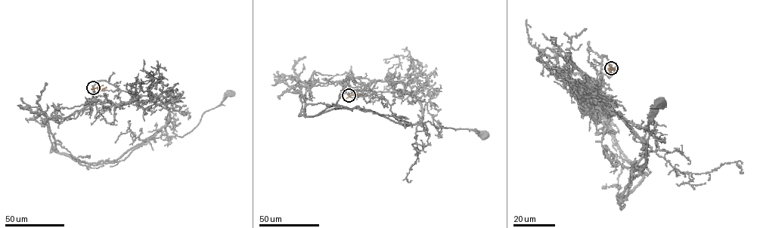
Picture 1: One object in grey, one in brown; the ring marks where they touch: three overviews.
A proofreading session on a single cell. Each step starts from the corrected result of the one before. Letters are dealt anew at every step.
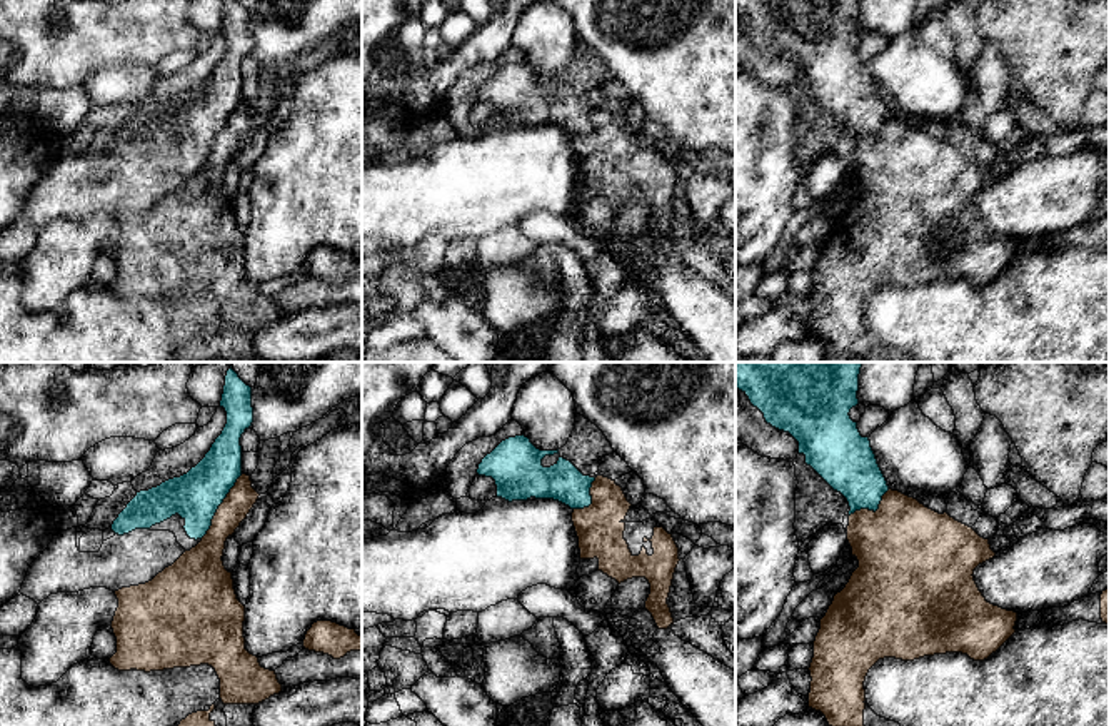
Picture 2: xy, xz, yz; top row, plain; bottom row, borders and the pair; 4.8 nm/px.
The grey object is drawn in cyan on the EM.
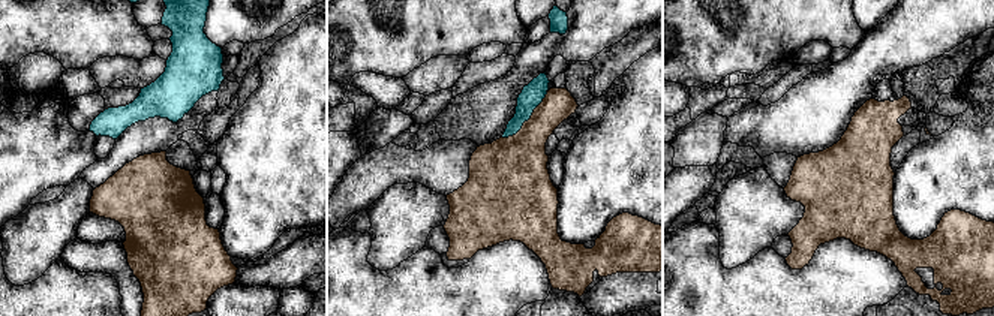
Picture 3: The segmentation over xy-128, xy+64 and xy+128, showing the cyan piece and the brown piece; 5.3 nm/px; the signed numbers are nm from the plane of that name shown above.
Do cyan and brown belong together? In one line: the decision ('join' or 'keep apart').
keep apart

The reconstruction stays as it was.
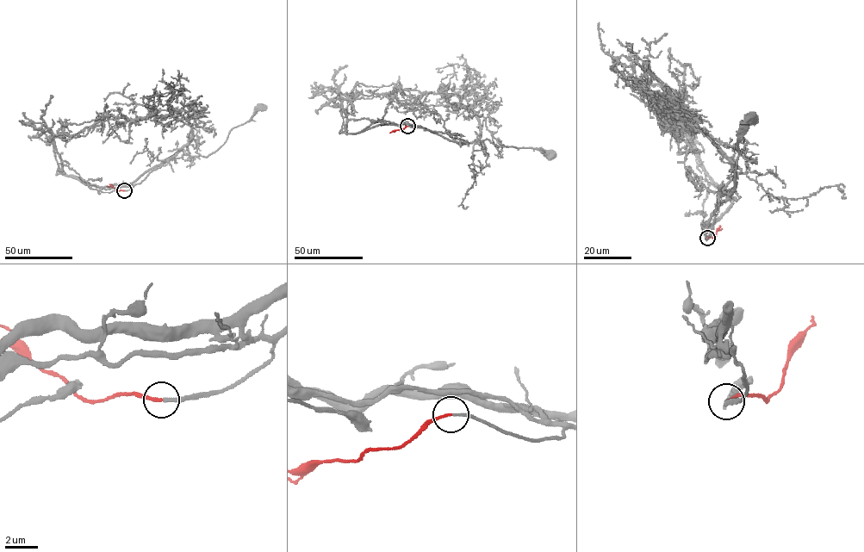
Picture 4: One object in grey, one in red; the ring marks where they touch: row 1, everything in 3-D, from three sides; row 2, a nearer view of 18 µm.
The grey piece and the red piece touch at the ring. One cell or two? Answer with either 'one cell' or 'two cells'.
one cell

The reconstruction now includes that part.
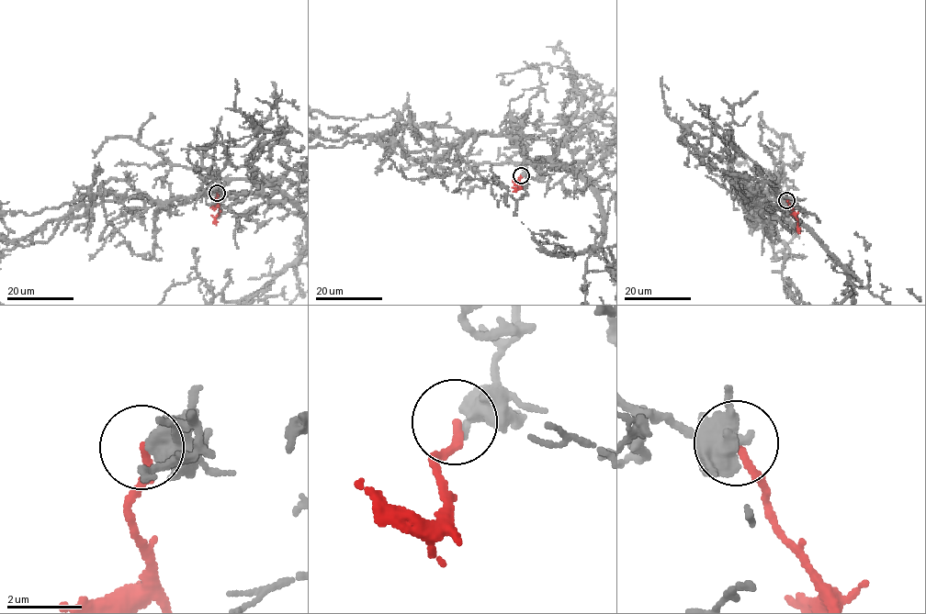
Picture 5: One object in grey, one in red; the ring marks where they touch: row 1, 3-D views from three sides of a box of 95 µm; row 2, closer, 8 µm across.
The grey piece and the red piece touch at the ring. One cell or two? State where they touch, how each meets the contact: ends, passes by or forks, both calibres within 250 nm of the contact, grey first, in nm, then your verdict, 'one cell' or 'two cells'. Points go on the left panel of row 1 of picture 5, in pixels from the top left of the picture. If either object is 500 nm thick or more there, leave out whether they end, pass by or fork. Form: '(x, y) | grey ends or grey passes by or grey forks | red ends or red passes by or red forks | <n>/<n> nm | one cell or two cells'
(217, 193) | 500/200 nm | two cells

